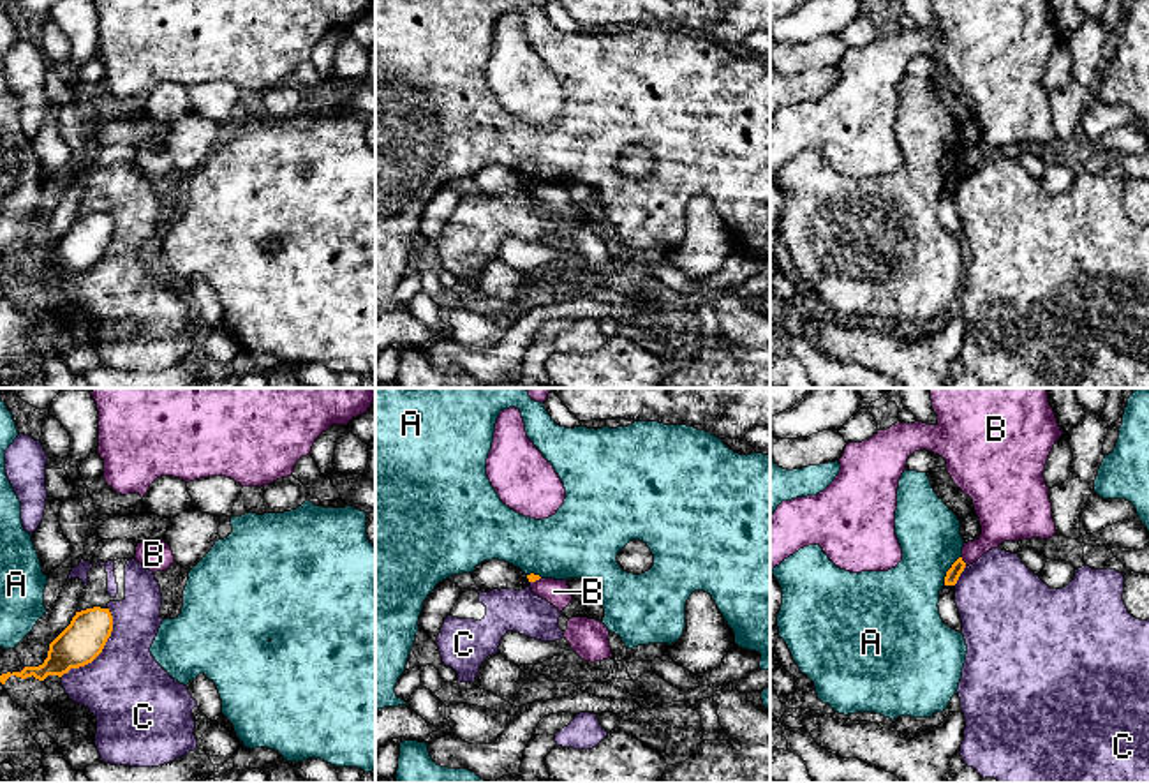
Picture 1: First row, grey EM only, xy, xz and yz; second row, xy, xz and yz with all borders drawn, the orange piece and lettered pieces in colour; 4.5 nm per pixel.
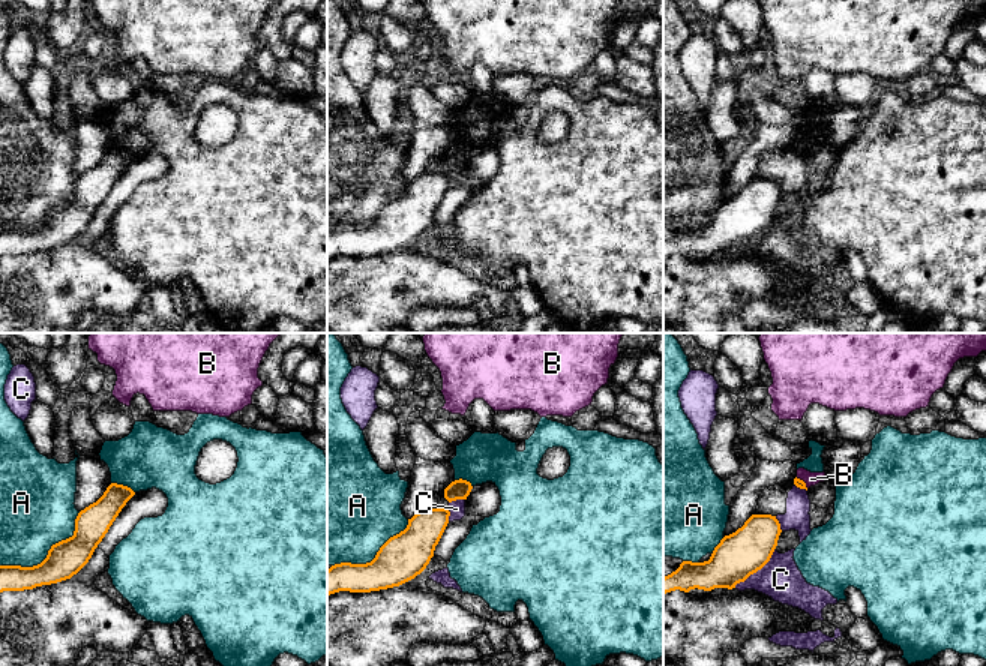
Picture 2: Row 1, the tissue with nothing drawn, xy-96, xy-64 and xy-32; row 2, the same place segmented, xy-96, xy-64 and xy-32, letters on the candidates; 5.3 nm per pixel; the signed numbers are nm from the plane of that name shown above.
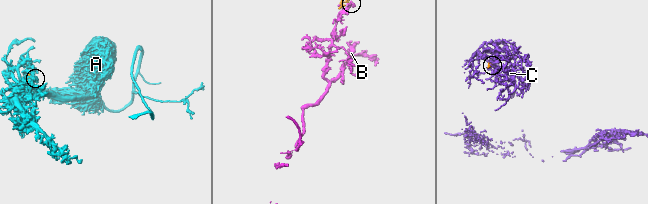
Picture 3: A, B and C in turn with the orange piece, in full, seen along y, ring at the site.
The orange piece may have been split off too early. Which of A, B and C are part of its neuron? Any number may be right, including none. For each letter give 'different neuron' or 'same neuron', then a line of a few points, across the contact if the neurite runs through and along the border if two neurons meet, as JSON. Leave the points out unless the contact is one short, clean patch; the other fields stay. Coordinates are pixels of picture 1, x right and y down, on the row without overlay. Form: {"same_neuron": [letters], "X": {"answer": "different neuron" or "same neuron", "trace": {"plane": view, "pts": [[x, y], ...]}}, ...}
{"same_neuron": [], "A": {"answer": "different neuron"}, "B": {"answer": "different neuron", "trace": {"plane": "yz", "pts": [[961, 163], [966, 170]]}}, "C": {"answer": "different neuron"}}

